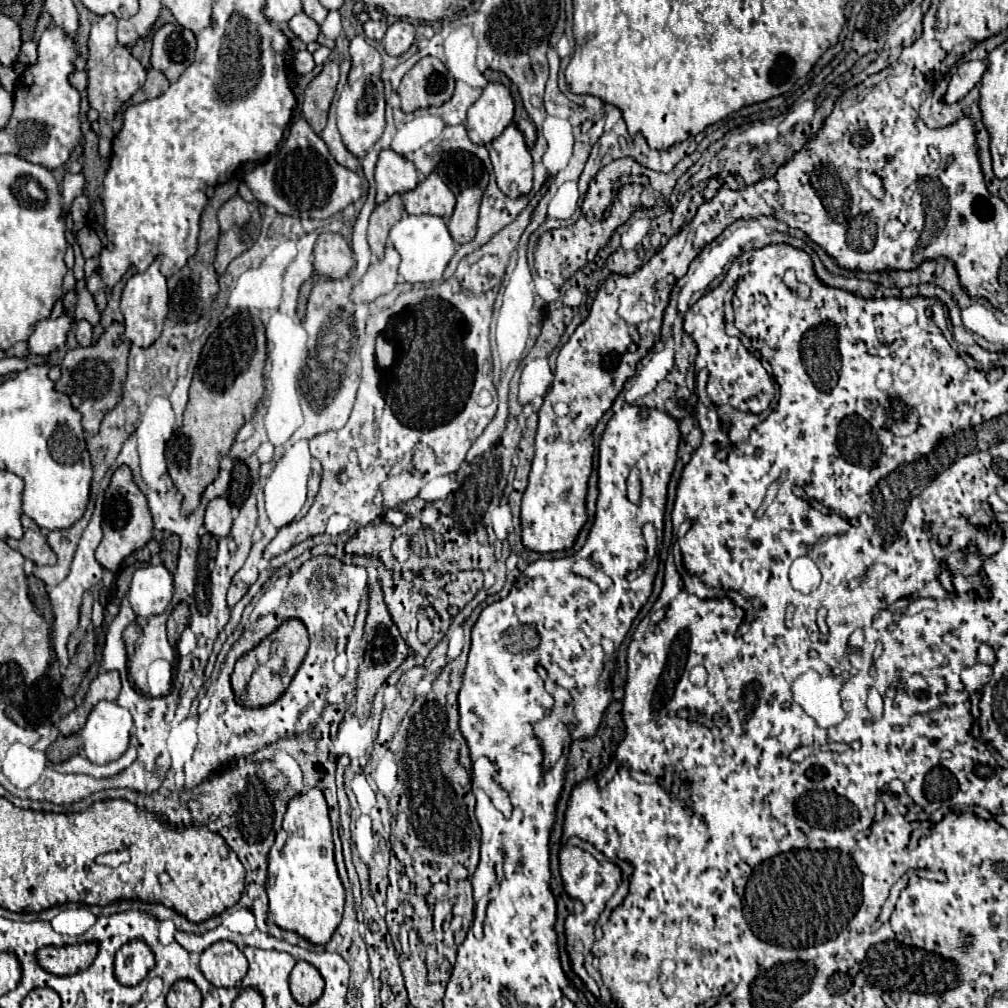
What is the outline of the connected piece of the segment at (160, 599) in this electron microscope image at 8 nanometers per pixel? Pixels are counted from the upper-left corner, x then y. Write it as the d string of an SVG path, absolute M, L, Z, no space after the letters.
M147 566L133 574L131 588L129 588L129 602L137 616L149 618L161 614L173 596L173 576L163 566Z

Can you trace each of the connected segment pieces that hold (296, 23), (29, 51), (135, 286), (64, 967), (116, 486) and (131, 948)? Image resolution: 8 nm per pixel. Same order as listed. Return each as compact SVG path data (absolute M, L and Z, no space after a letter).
M303 12L293 16L293 20L289 20L289 30L297 38L301 38L305 44L309 44L309 42L313 42L317 38L317 24Z
M27 40L21 44L21 50L19 50L19 56L17 56L19 62L23 64L33 64L37 60L37 44L33 40Z
M157 256L157 260L145 272L133 274L127 280L121 294L121 312L125 316L125 338L141 348L147 348L153 344L153 340L161 334L163 322L167 316L167 306L169 306L167 279L161 274L159 266L161 266L161 256Z
M71 944L71 946L45 946L37 952L39 964L57 976L69 976L89 968L97 956L97 944Z
M119 466L111 478L111 484L105 492L105 506L103 506L103 540L97 548L97 562L111 570L117 572L121 560L129 556L133 550L143 548L153 536L153 520L151 512L147 508L147 498L139 490L139 486L133 482L129 466Z
M131 940L115 956L115 976L125 986L139 984L153 966L153 950L143 940Z

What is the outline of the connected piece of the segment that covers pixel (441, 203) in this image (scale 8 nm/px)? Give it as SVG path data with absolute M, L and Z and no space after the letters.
M431 172L423 182L417 184L417 188L405 192L401 198L409 214L435 214L449 218L455 208L453 192L435 172Z

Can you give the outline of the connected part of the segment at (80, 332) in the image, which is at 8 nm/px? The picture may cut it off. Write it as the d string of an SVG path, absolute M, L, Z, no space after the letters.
M81 320L75 326L75 336L77 336L77 342L81 346L89 346L91 344L91 324L87 320Z

